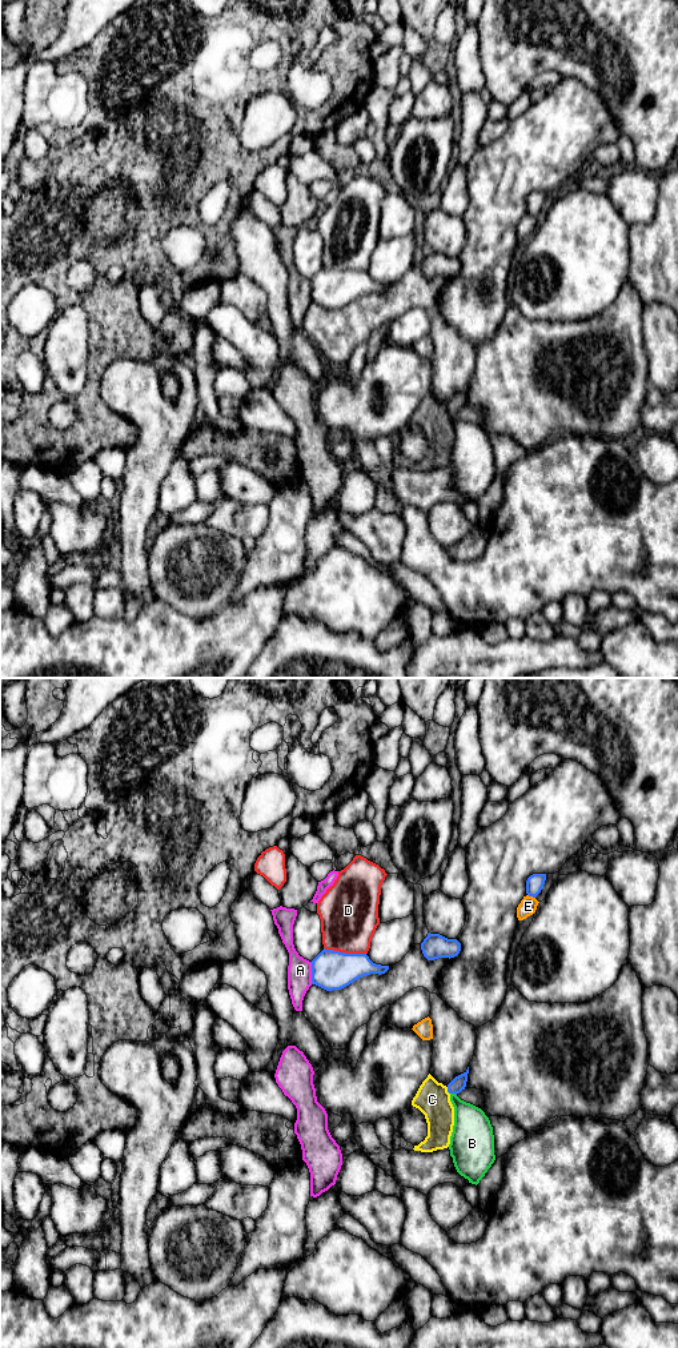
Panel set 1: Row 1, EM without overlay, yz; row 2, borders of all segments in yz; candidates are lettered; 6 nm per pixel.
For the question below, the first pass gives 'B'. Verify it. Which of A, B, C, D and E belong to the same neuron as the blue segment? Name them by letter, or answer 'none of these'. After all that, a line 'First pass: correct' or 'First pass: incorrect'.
B
First pass: correct

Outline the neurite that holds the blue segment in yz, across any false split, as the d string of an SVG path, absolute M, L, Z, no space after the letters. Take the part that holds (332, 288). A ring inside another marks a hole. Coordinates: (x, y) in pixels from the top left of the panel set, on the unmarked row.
M322 268L312 280L312 302L326 309L341 308L354 298L385 292L389 284L373 281L366 272L345 272Z

